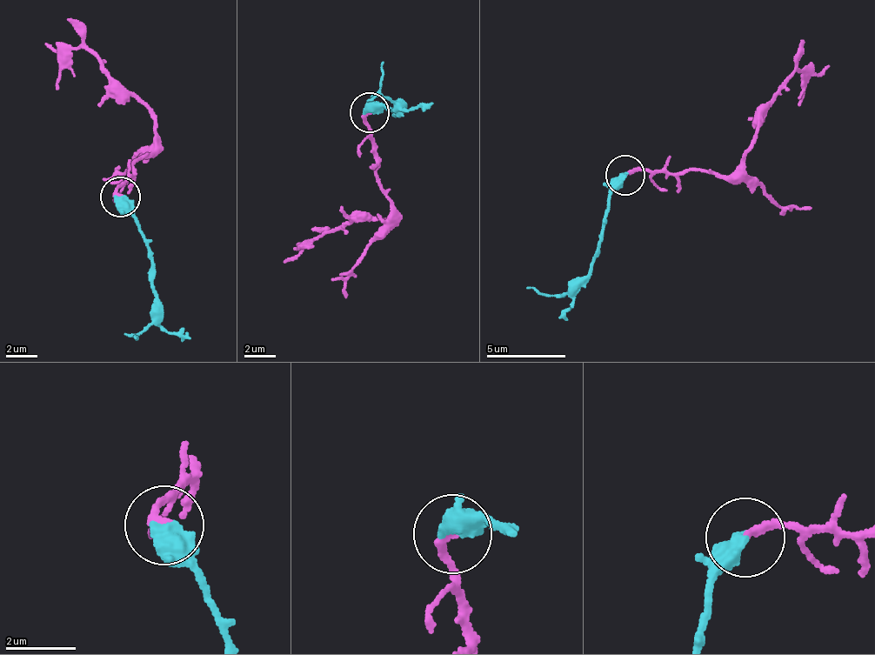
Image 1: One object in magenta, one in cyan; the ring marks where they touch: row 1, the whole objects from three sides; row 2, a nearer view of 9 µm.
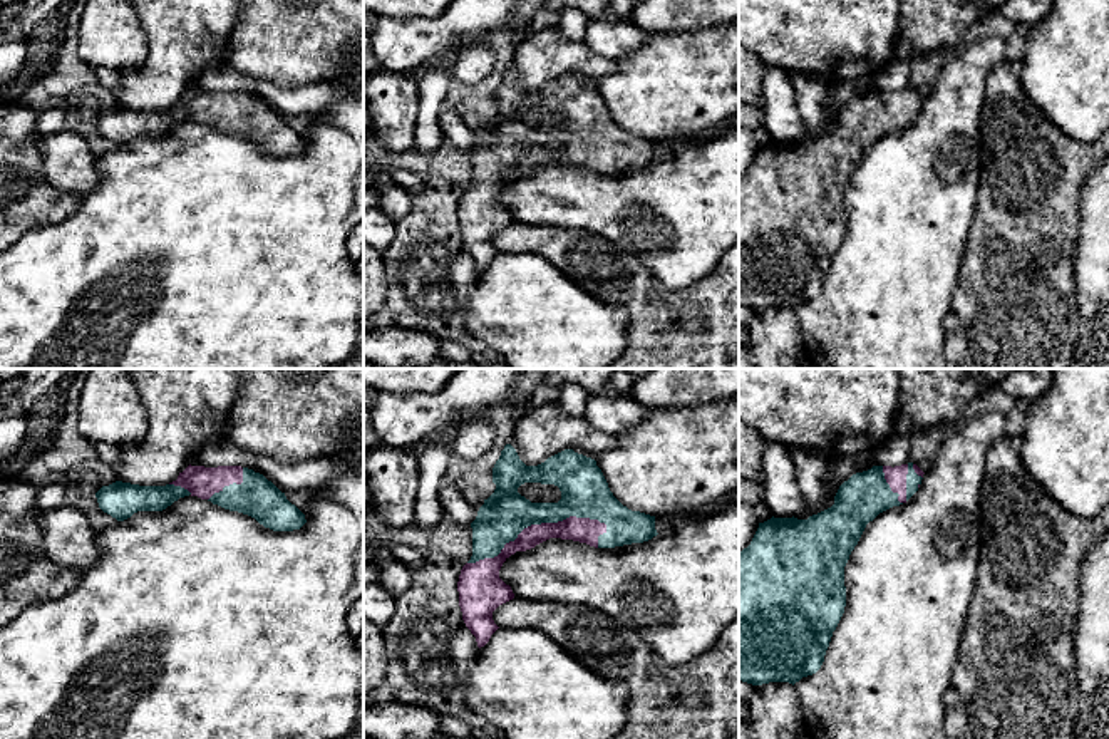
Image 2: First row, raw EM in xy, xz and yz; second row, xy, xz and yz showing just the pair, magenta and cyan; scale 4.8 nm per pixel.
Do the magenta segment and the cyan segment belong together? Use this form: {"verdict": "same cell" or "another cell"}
{"verdict": "same cell"}

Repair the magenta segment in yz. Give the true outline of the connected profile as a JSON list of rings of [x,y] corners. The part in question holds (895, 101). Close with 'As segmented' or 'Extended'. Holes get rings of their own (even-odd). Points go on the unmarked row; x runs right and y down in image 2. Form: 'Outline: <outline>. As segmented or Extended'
Outline: [[[913,89],[873,90],[844,106],[834,129],[807,144],[771,142],[759,152],[747,173],[739,176],[739,305],[762,310],[769,307],[796,308],[816,298],[846,231],[844,191],[866,149],[879,137],[906,127],[920,112],[923,96]]]. Extended

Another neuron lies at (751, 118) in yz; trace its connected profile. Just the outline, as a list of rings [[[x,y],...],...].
[[[739,101],[739,126],[754,131],[764,124],[764,112]]]

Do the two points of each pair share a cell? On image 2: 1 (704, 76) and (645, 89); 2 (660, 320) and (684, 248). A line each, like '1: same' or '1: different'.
1: same
2: different

